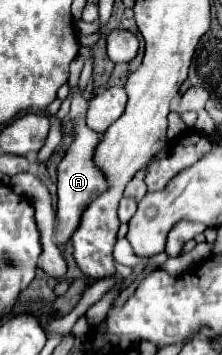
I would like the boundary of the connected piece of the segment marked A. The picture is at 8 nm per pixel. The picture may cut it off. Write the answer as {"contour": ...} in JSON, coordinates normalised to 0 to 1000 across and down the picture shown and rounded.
{"contour":[[[333,256],[324,273],[324,301],[315,301],[315,324],[306,335],[333,352],[333,397],[315,403],[306,425],[288,431],[279,454],[261,459],[261,572],[252,572],[252,611],[261,611],[261,656],[252,656],[252,685],[279,696],[324,656],[351,639],[360,606],[378,600],[378,589],[414,572],[414,561],[450,555],[450,544],[468,544],[468,532],[486,527],[486,504],[468,499],[468,482],[423,459],[423,425],[432,408],[450,403],[450,375],[396,363],[387,352],[387,313],[396,313],[396,285]]]}

